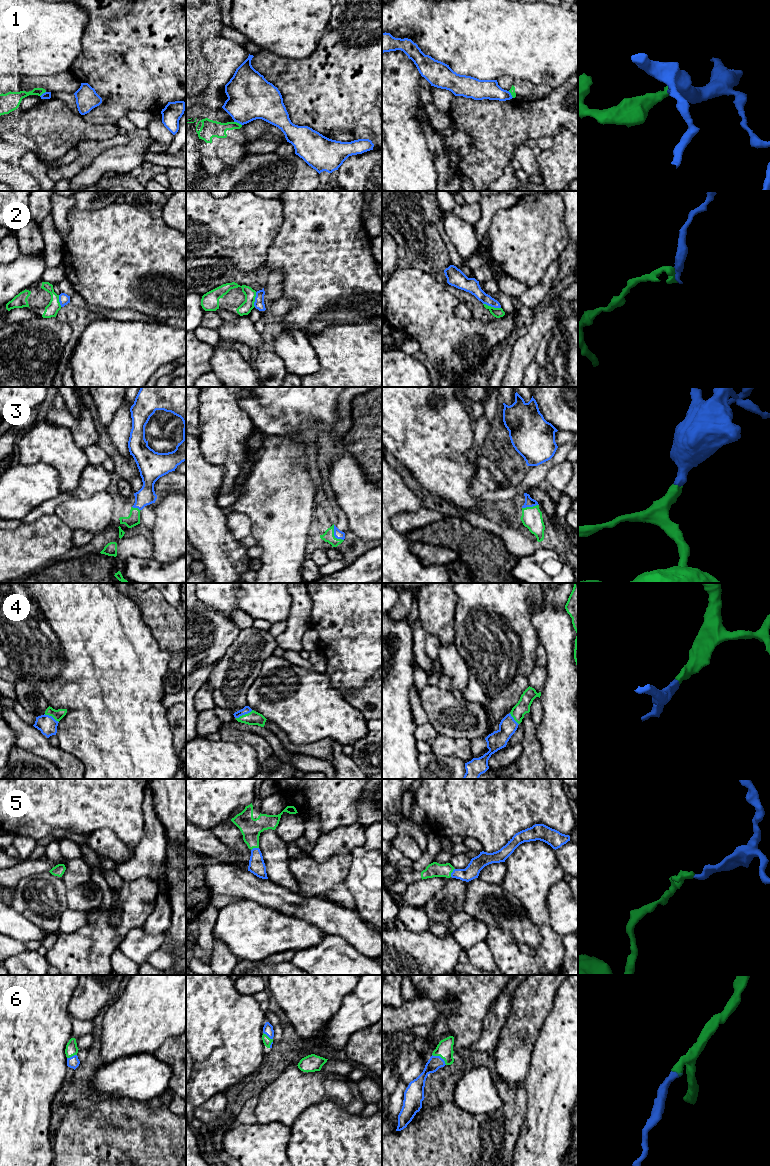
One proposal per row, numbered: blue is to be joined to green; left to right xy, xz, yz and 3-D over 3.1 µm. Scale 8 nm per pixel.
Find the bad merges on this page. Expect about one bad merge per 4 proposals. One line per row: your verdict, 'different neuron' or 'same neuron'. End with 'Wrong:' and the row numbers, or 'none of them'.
1: different neuron
2: different neuron
3: same neuron
4: same neuron
5: same neuron
6: same neuron
Wrong: 1, 2

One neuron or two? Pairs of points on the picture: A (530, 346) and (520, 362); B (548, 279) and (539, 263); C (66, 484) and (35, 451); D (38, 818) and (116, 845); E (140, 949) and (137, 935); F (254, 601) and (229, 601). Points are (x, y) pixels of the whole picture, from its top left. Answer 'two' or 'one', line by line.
A: one
B: two
C: one
D: two
E: one
F: two

